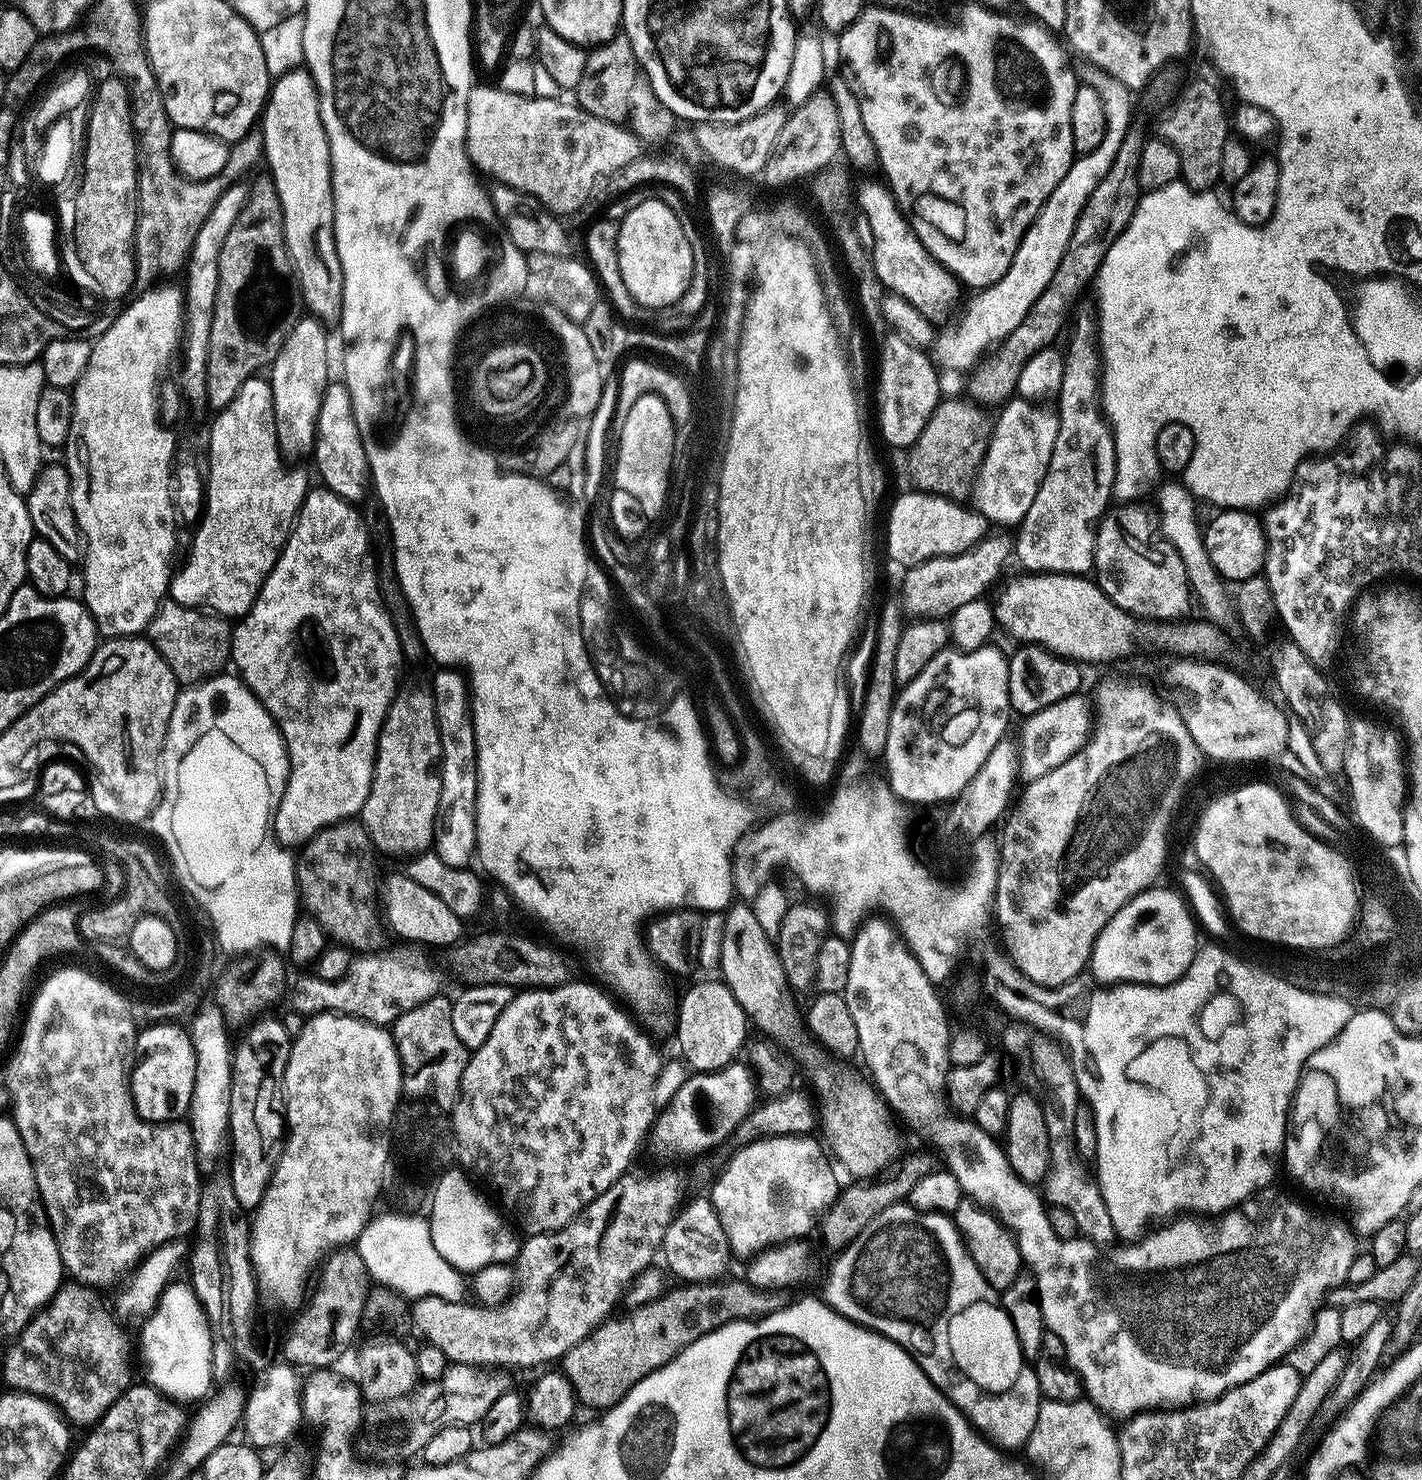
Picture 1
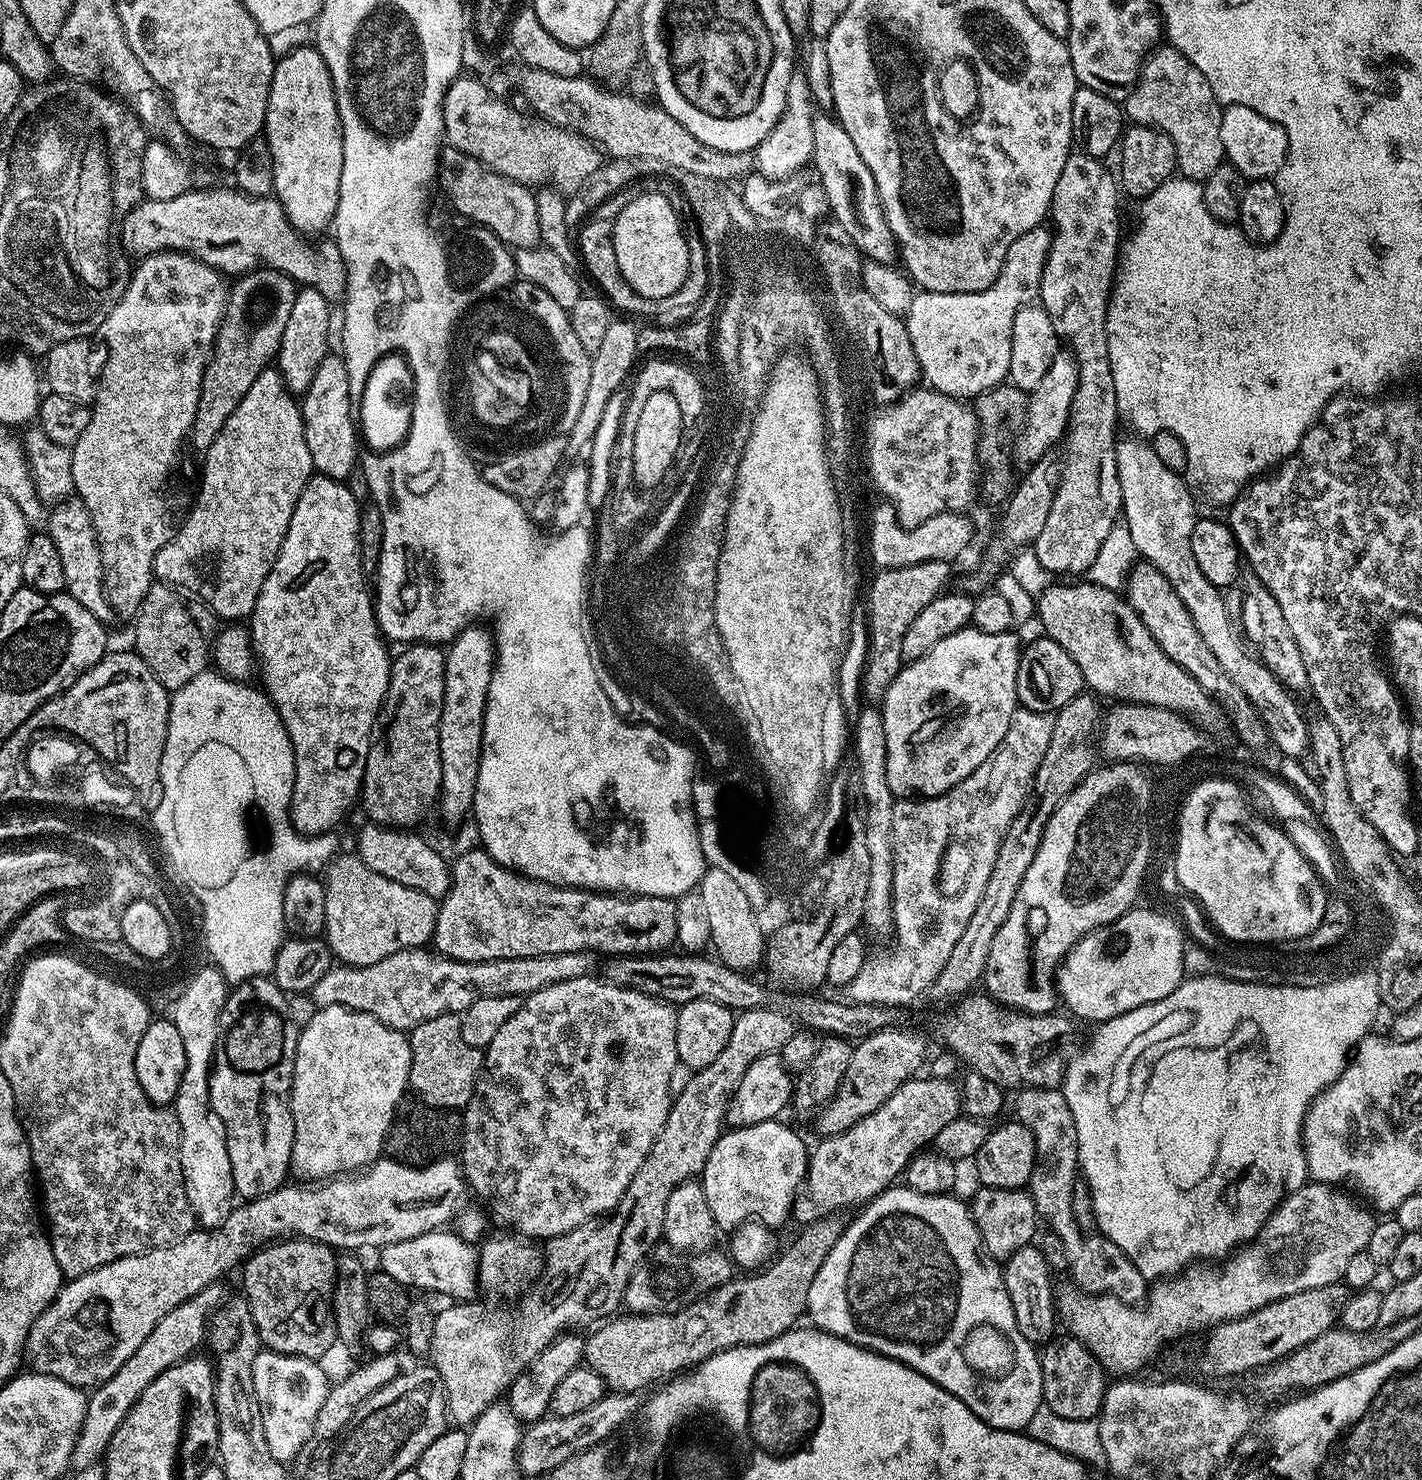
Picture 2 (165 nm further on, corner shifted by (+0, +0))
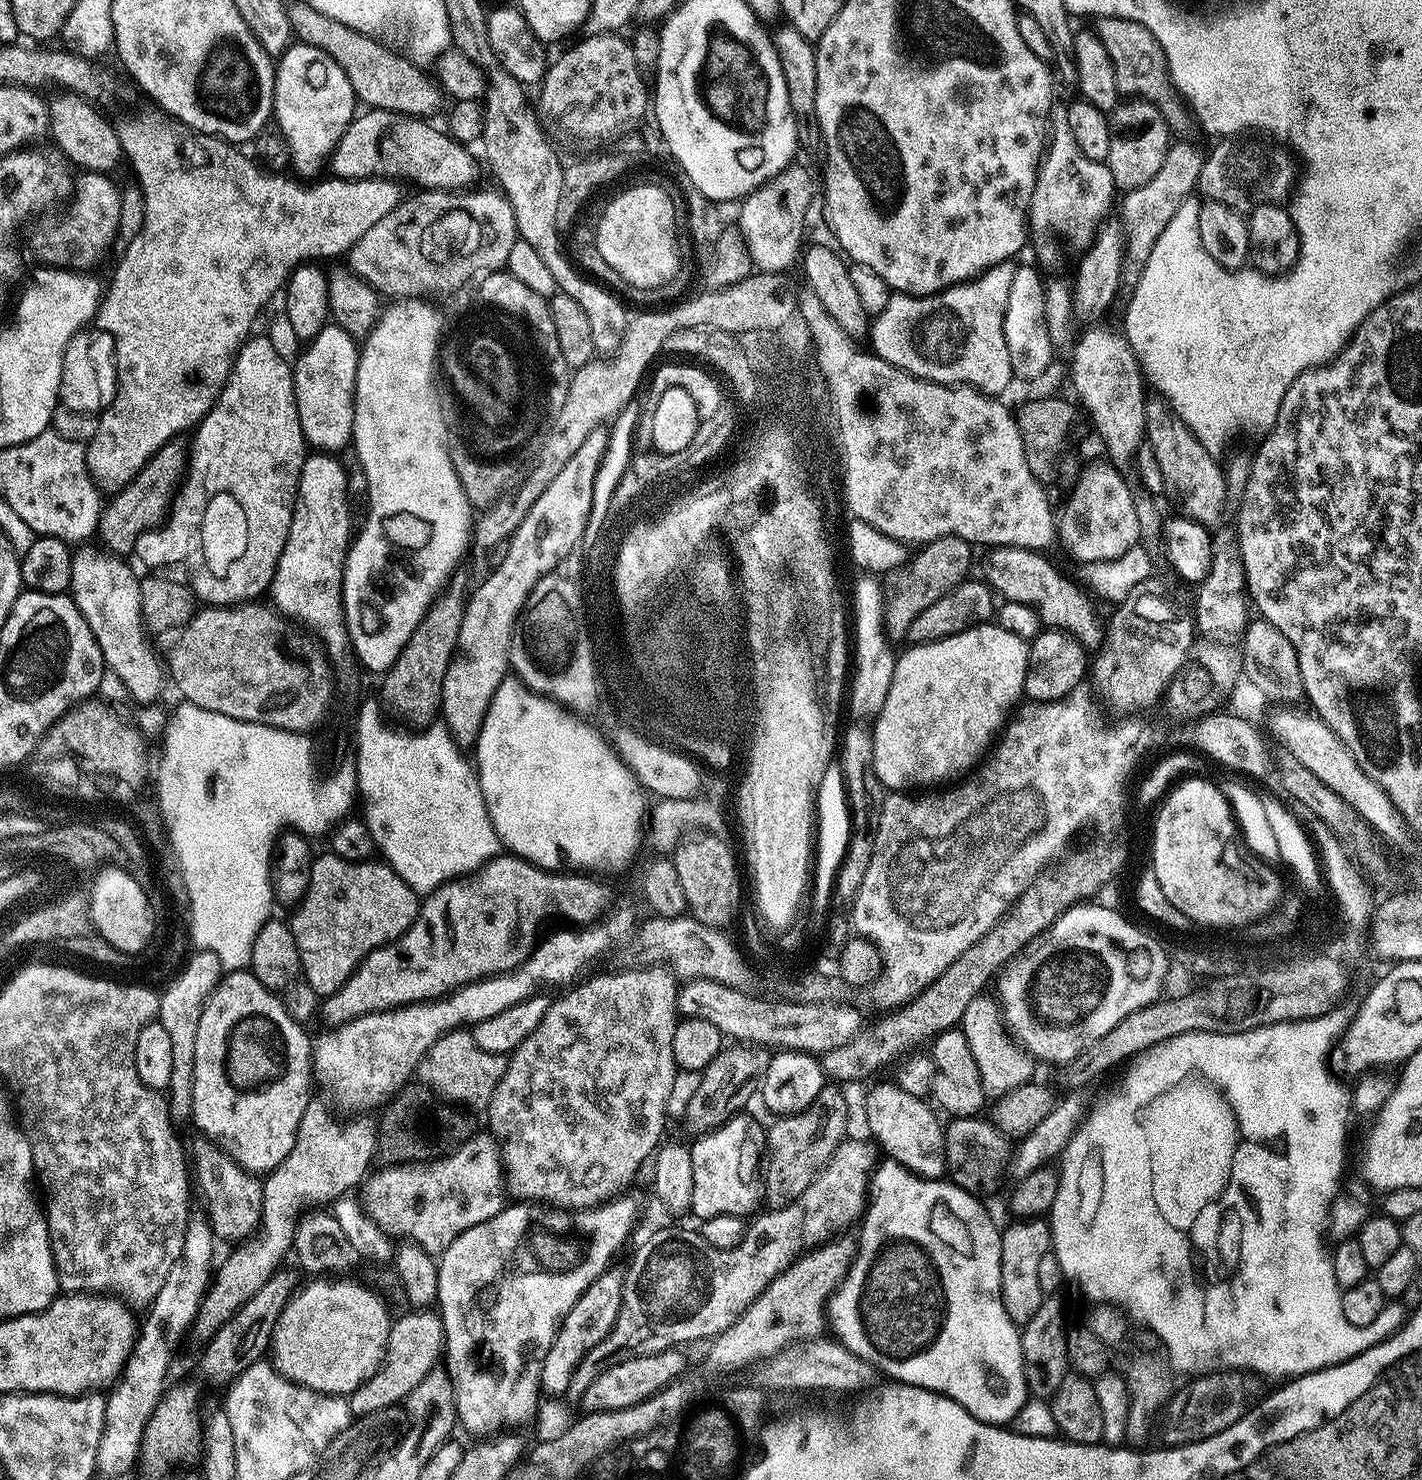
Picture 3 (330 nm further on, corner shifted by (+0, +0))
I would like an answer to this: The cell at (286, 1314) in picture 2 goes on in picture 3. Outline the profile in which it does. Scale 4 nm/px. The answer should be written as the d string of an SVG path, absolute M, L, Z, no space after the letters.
M200 1134L197 1135L197 1140L193 1142L192 1148L190 1144L190 1162L194 1167L194 1182L200 1186L201 1192L204 1194L204 1206L206 1209L206 1215L208 1218L208 1224L212 1228L213 1234L219 1238L221 1241L224 1240L236 1240L232 1242L243 1242L249 1239L250 1232L248 1232L248 1228L252 1228L252 1230L259 1229L260 1227L260 1211L262 1210L262 1194L264 1193L264 1185L262 1183L261 1177L259 1175L253 1174L251 1172L247 1172L245 1168L240 1167L238 1162L234 1162L229 1158L229 1156L220 1149L217 1144L213 1140L208 1139L207 1136Z

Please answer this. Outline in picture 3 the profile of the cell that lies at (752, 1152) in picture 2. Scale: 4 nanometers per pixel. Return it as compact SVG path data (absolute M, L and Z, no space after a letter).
M744 1115L733 1116L720 1128L703 1133L690 1144L694 1170L690 1212L697 1216L697 1221L703 1222L722 1214L748 1218L761 1207L760 1200L762 1204L765 1199L762 1157L766 1152L766 1128L754 1117Z

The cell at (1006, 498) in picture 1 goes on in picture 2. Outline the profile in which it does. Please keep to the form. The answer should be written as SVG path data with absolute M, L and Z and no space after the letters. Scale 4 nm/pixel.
M1061 350L1054 358L1050 371L1038 382L1038 386L1028 398L1028 417L1020 437L1016 440L1014 460L1017 465L1031 466L1044 456L1049 455L1052 447L1059 445L1065 439L1068 431L1068 420L1072 417L1072 403L1076 393L1076 357L1071 351Z

